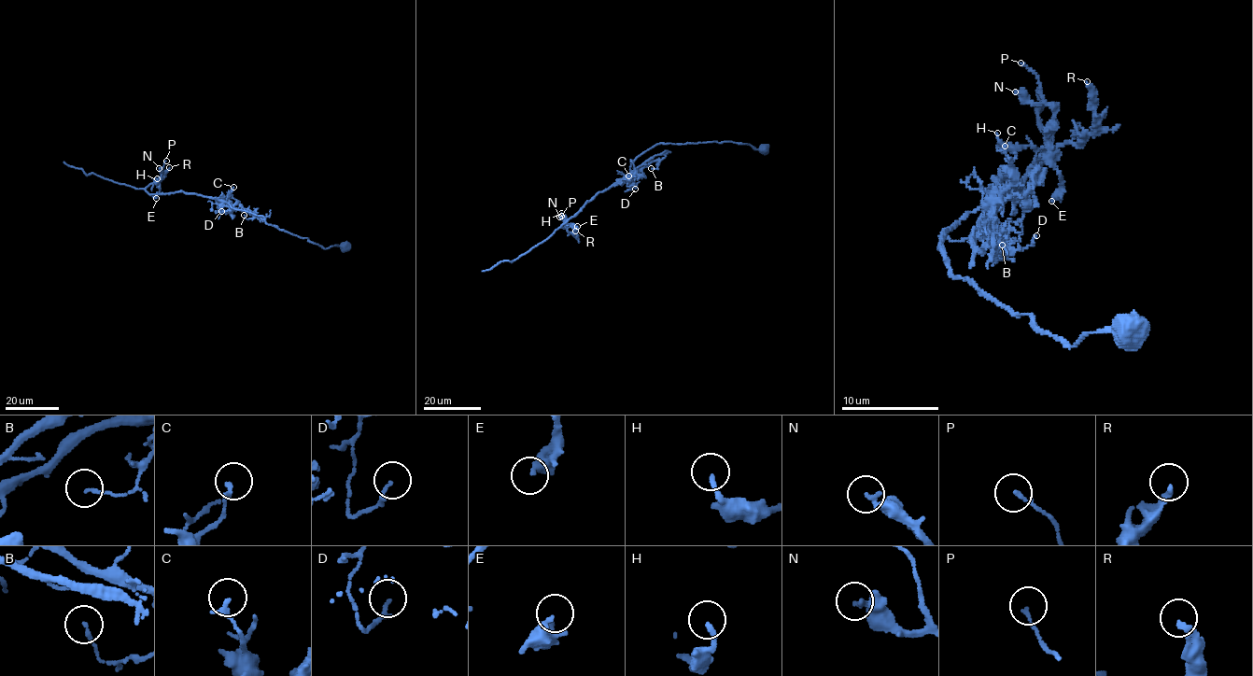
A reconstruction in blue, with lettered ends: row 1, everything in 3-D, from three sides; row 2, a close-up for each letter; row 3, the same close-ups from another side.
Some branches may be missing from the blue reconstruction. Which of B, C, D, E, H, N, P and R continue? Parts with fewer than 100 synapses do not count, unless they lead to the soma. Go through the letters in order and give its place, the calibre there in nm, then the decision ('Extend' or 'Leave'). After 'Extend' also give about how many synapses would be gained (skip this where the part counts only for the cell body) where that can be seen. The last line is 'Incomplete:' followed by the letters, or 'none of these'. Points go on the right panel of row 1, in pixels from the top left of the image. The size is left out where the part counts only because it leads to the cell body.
B: Place: (1002, 245). Thickness 120 nm. Leave
C: Place: (1005, 146). Thickness 180 nm. Leave
D: Place: (1036, 235). Thickness 160 nm. Leave
E: Place: (1051, 201). Thickness 280 nm. Leave
H: Place: (997, 133). Thickness 180 nm. Leave
N: Place: (1015, 91). Thickness 320 nm. Leave
P: Place: (1020, 63). Thickness 140 nm. Leave
R: Place: (1087, 81). Thickness 190 nm. Leave
Incomplete: none of these

